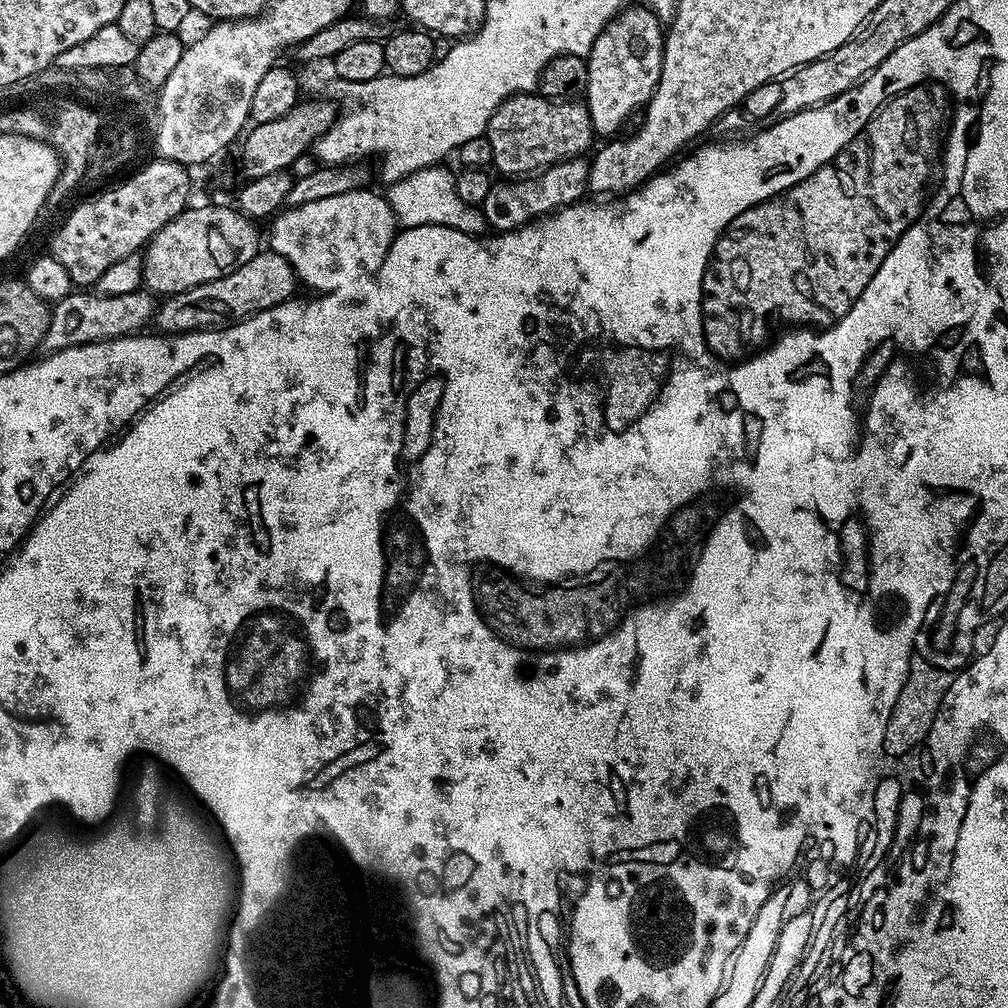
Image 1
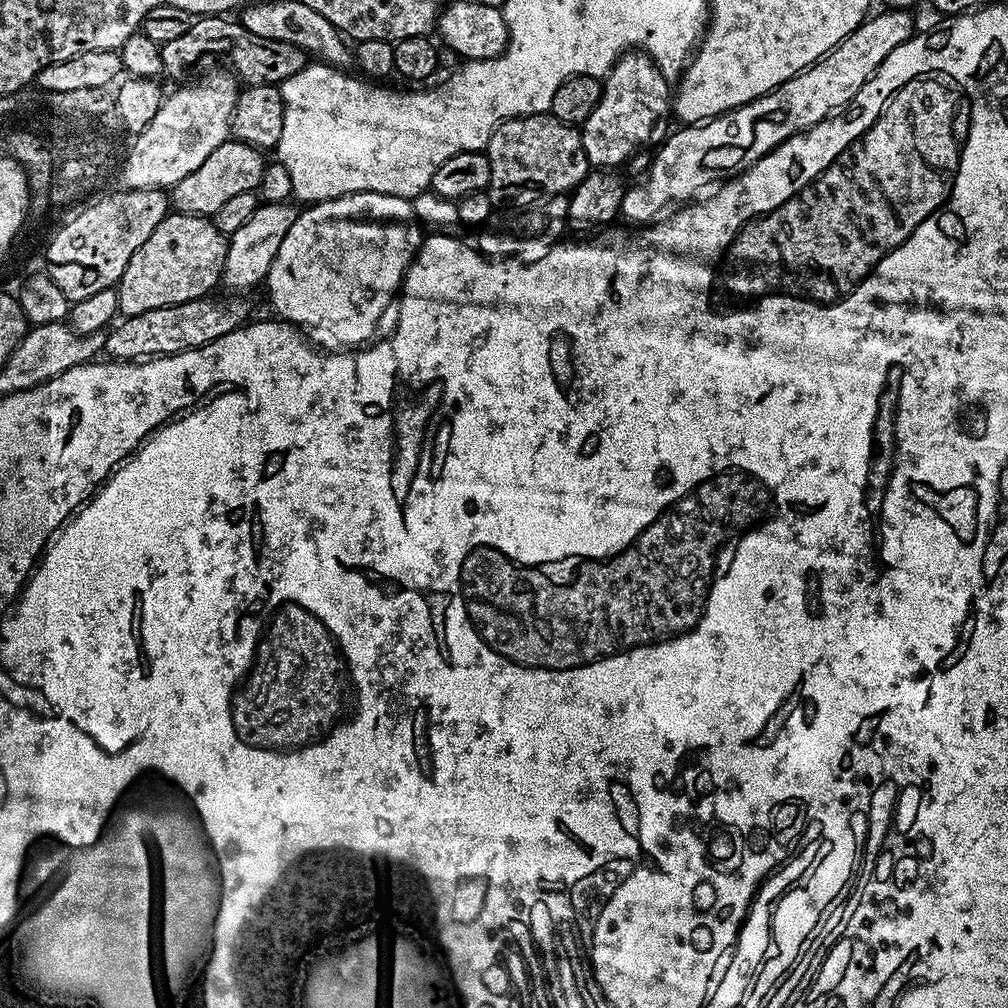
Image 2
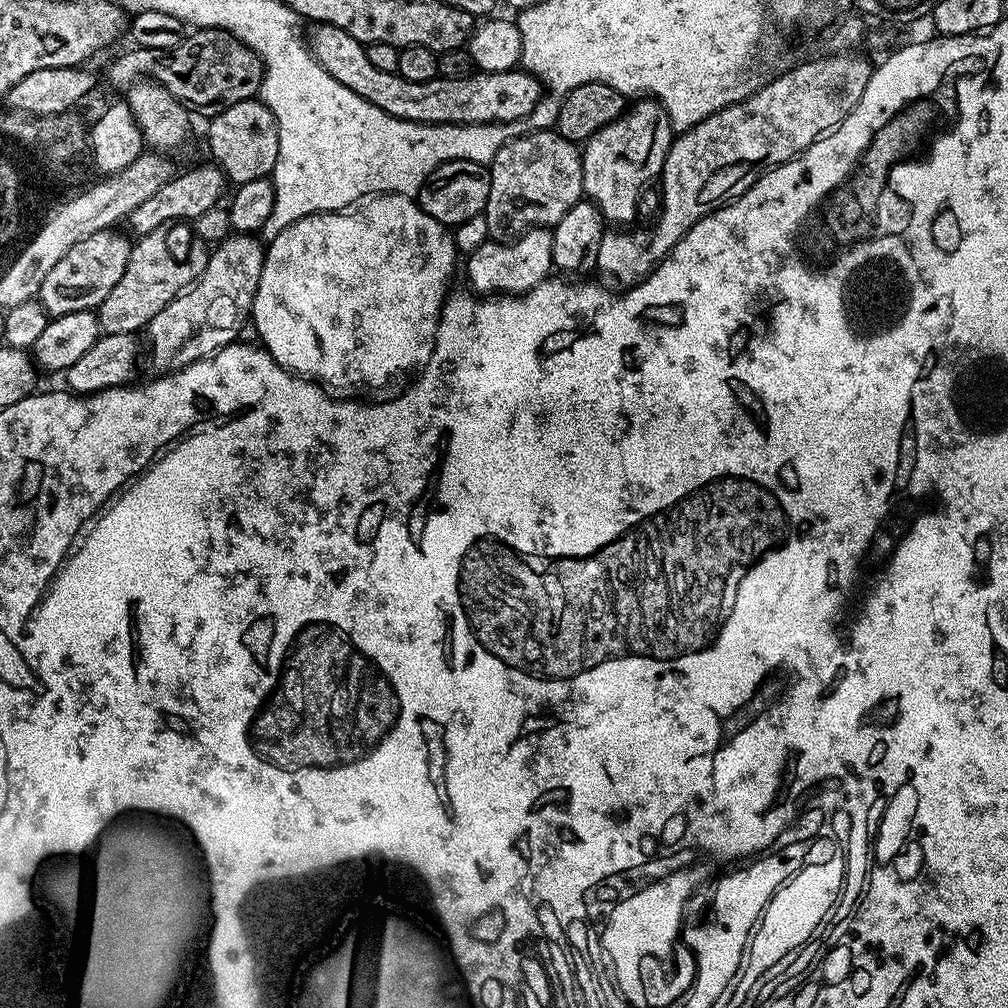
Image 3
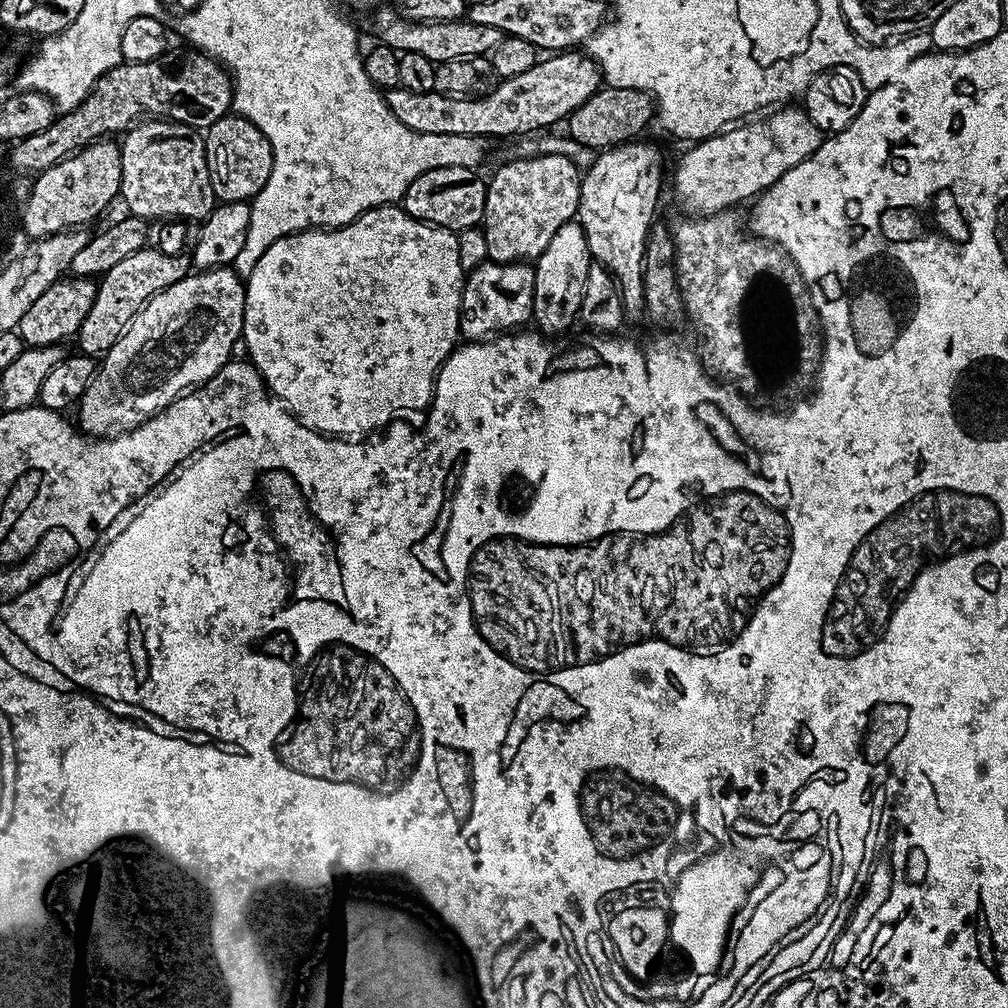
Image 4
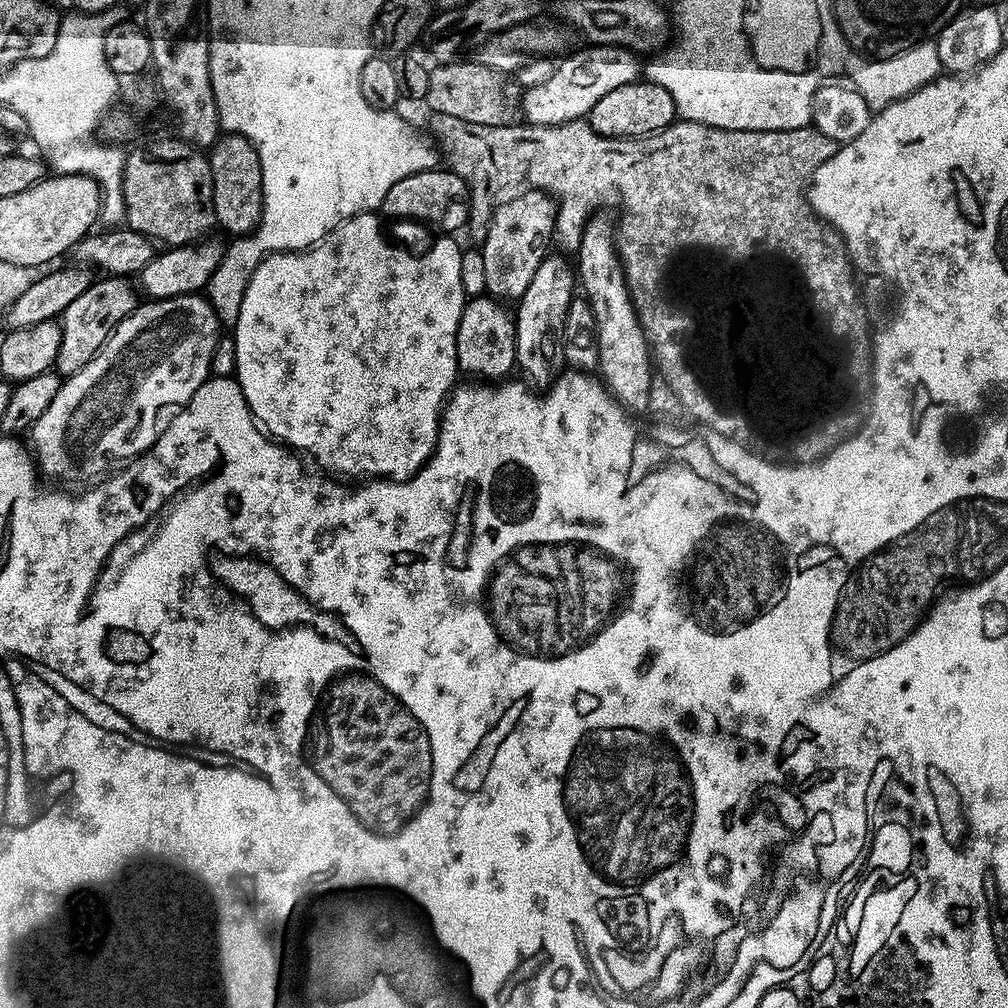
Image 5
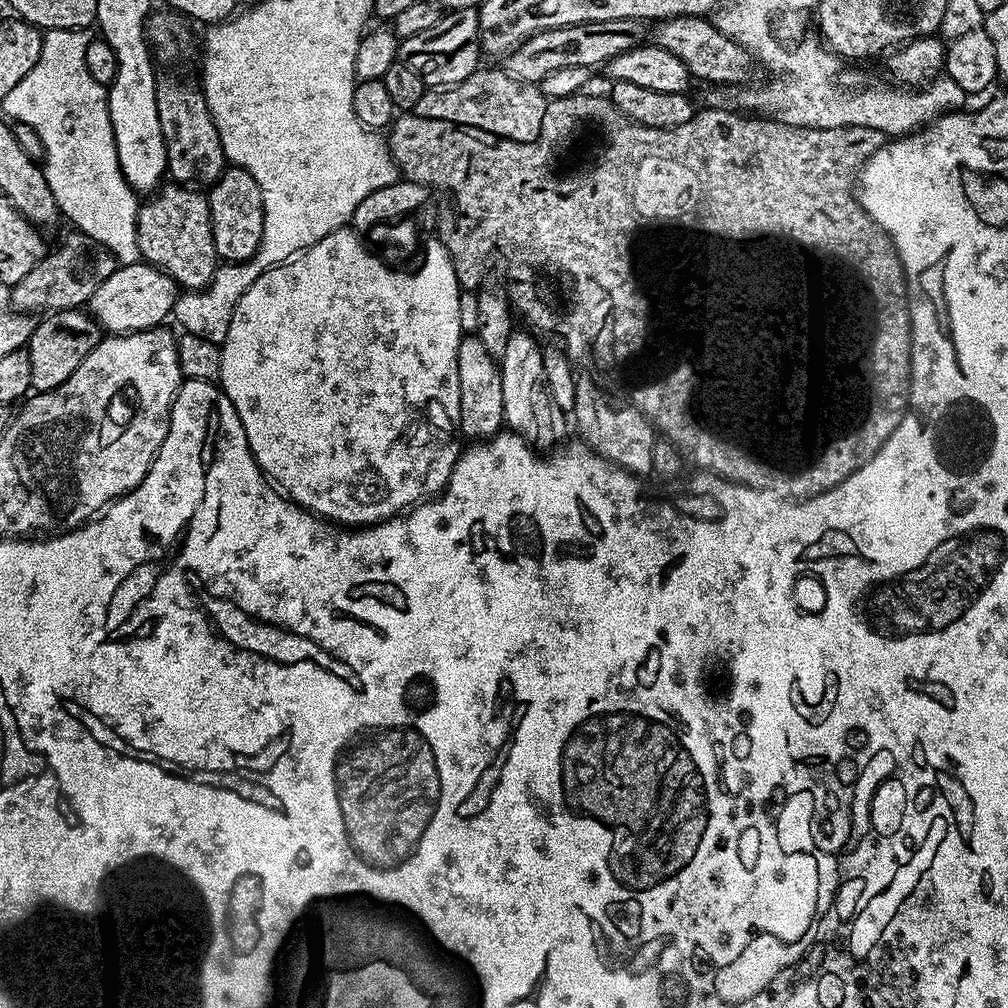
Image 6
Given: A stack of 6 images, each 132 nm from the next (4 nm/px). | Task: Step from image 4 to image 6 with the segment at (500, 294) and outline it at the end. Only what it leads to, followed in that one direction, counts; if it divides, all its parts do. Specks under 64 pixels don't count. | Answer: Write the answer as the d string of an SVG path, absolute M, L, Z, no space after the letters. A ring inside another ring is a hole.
M468 334L458 346L458 390L460 391L460 435L472 442L483 442L495 437L499 428L505 427L502 406L502 378L497 357L491 356L475 334Z

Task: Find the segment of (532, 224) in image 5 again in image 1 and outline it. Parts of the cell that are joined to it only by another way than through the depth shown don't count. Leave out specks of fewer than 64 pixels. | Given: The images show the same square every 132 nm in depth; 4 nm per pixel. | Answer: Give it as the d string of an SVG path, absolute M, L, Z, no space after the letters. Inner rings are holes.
M521 92L519 96L503 100L488 120L486 135L492 151L492 164L504 178L520 178L560 160L583 157L594 141L587 103L579 99L557 102L531 92Z

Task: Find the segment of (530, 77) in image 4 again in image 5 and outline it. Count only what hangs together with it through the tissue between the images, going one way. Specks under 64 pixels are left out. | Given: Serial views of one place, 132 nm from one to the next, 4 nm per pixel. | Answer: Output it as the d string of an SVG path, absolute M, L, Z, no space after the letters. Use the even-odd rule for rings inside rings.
M609 44L583 47L577 47L571 54L565 55L557 63L553 77L547 82L542 82L542 86L523 89L522 116L527 123L558 126L571 120L585 119L588 112L594 110L597 102L605 94L610 94L610 90L618 90L618 86L635 84L641 79L642 60L632 49Z

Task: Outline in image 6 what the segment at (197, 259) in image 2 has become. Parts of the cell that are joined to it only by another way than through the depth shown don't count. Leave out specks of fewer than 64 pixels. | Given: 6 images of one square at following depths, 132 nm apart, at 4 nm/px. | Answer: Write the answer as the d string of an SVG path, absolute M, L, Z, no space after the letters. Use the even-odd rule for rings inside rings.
M64 308L60 312L47 313L37 323L26 345L30 358L32 388L36 392L52 392L62 386L62 382L66 382L66 378L70 378L70 374L74 374L78 366L82 366L86 354L90 354L90 350L98 346L100 339L102 329L95 317L87 311L80 308Z

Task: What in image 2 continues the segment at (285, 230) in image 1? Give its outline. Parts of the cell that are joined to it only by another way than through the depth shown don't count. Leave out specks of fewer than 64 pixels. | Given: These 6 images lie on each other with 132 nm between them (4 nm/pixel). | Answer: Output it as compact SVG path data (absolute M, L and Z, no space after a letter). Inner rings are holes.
M351 192L333 200L307 205L297 215L294 226L286 230L286 238L282 238L282 246L278 246L278 254L274 254L274 262L268 271L266 289L268 300L276 311L273 313L279 319L306 330L317 345L325 344L325 349L359 349L377 335L376 327L388 303L391 300L393 303L399 293L406 270L412 265L412 257L421 243L422 225L412 209L411 200L377 192Z

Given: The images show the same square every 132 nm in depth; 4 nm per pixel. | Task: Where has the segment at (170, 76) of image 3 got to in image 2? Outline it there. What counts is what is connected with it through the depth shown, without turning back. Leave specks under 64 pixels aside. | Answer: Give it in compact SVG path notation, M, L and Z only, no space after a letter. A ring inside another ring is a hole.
M224 14L193 19L186 34L160 45L160 53L165 73L169 77L172 75L176 80L183 81L191 77L192 67L199 60L204 60L207 56L221 56L229 64L225 65L248 86L253 84L279 86L294 74L298 74L306 63L306 54L298 46L292 46L290 42L274 42L274 38L258 38L258 34L250 34L250 30L246 30L239 19L229 18Z

